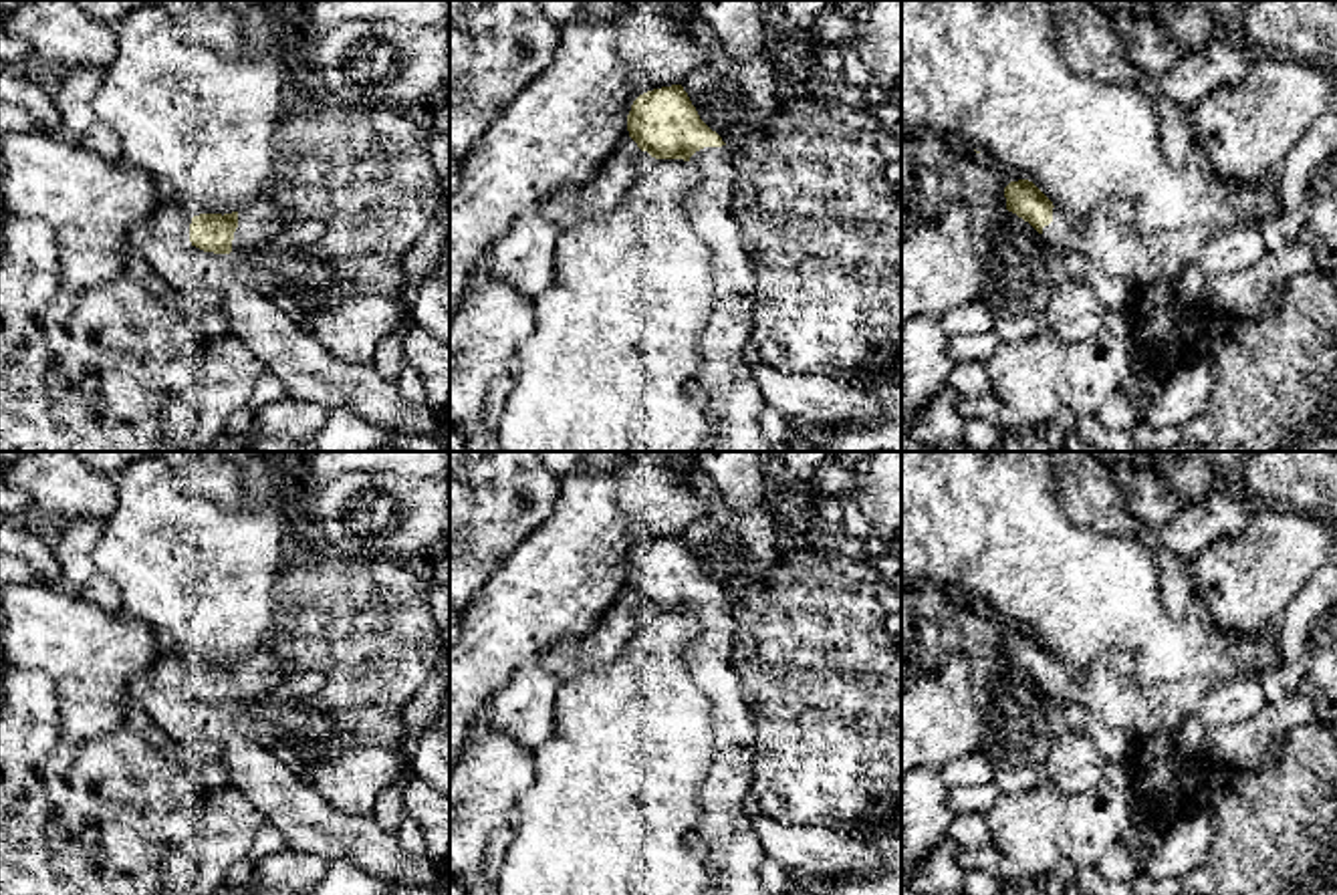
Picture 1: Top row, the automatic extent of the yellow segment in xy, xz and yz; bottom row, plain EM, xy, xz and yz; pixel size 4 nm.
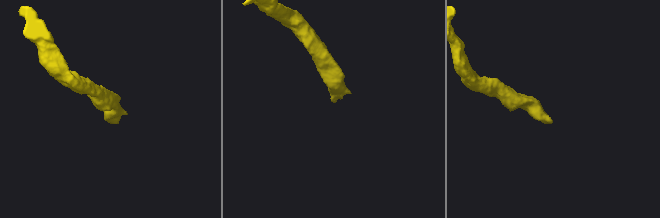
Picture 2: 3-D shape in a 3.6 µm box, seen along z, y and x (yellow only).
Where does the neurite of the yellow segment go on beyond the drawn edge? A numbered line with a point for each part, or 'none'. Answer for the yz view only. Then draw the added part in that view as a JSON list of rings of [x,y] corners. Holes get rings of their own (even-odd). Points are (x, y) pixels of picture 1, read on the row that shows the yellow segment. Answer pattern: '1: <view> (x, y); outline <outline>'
1: yz (1108, 236); outline [[[1107,200],[1087,216],[1075,218],[1063,208],[1053,208],[1053,222],[1043,228],[1045,242],[1053,252],[1079,252],[1111,276],[1131,282],[1176,280],[1196,260],[1200,248],[1228,226],[1184,226],[1172,230],[1141,232],[1135,220],[1135,206],[1129,200]]]

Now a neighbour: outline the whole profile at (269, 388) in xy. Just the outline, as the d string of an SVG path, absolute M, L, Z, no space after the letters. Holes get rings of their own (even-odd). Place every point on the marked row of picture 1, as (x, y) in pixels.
M266 369L254 387L250 407L258 411L260 407L270 405L282 397L286 397L284 383L280 381L278 375Z

